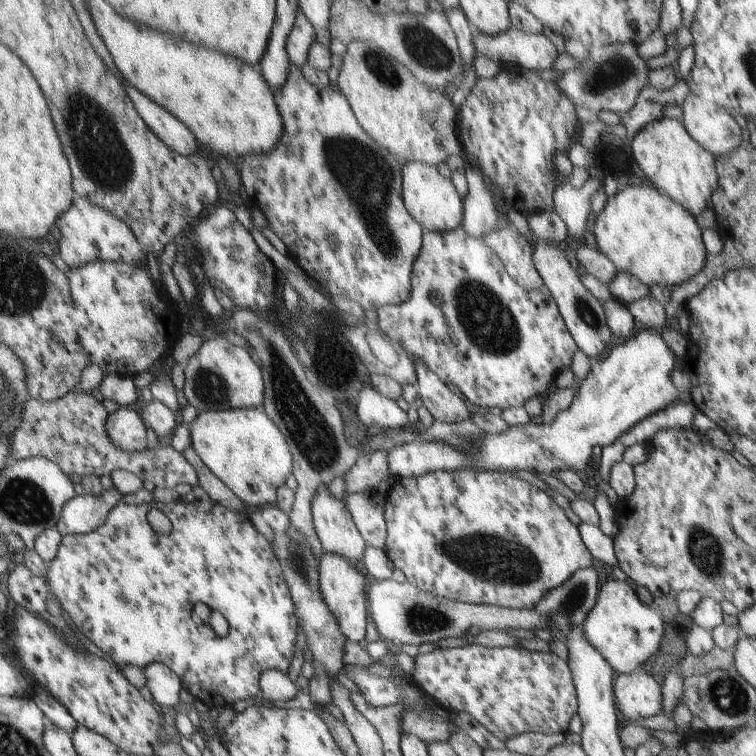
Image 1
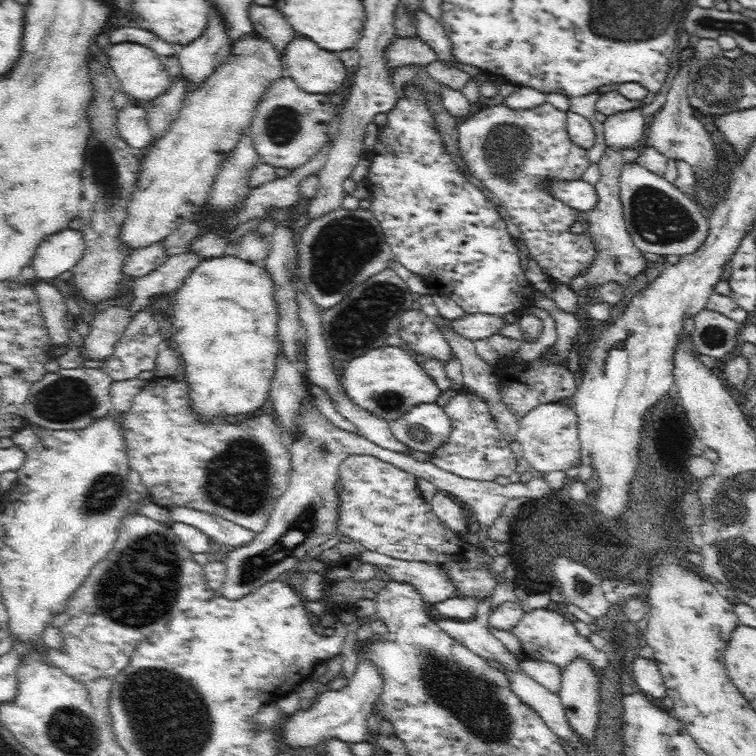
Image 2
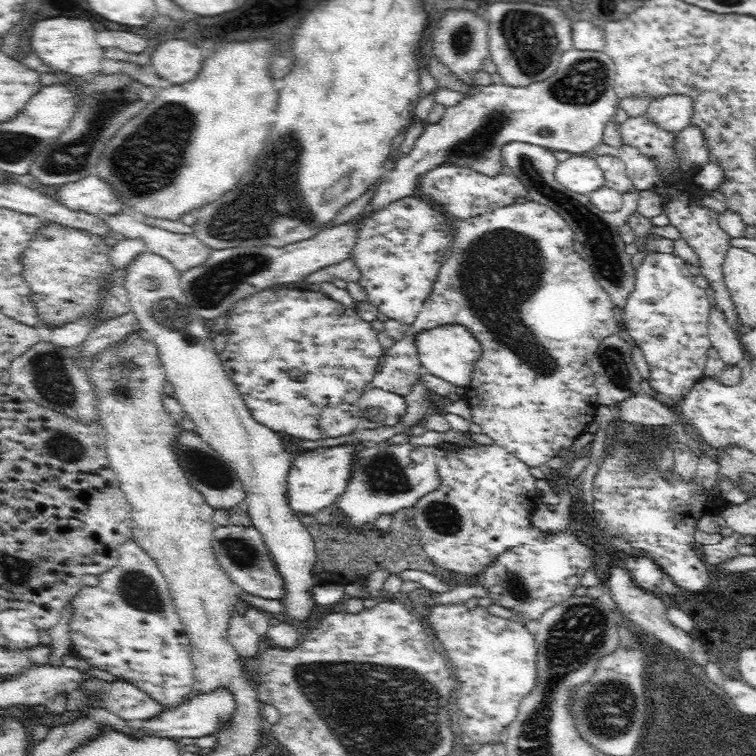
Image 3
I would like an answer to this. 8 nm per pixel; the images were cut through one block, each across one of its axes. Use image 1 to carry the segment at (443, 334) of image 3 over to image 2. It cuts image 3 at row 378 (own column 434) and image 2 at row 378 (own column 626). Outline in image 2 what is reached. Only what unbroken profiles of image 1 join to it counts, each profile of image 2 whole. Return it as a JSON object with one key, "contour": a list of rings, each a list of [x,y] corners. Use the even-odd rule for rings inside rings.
{"contour":[[[382,345],[350,359],[344,374],[340,376],[340,382],[352,402],[384,420],[394,420],[412,406],[435,403],[440,396],[441,388],[424,372],[420,362],[408,350]]]}

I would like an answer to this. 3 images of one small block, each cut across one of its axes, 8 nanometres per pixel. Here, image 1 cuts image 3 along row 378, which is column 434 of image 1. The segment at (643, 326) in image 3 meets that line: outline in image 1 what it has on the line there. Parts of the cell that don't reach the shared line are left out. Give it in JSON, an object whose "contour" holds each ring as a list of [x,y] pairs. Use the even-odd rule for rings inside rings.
{"contour":[[[467,644],[451,649],[436,647],[428,654],[417,654],[416,671],[409,680],[412,680],[424,696],[430,697],[442,708],[454,714],[470,714],[488,732],[506,742],[510,737],[530,731],[558,734],[562,730],[568,730],[568,722],[578,712],[575,684],[572,684],[573,674],[570,674],[570,669],[566,661],[548,651],[530,650],[520,646],[487,647]]]}

